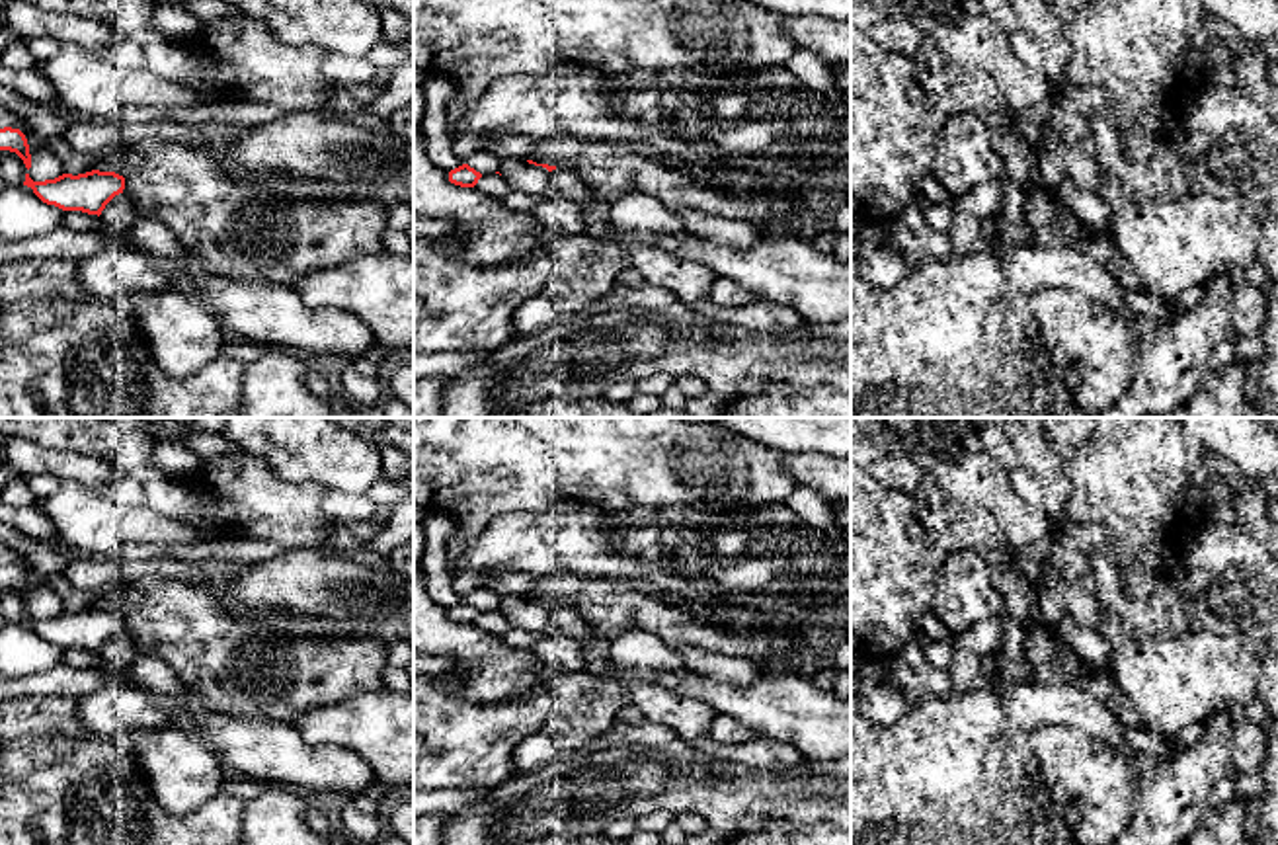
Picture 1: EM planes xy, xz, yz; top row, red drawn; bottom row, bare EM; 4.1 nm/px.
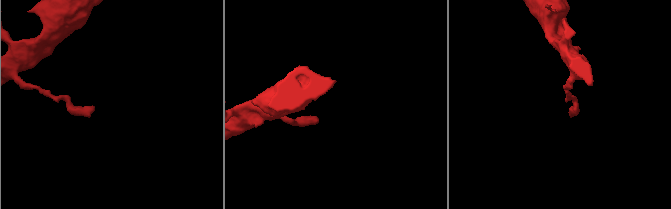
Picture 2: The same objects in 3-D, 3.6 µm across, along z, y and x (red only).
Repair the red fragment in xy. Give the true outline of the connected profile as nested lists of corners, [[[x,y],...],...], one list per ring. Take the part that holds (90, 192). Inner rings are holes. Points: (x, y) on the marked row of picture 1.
[[[92,170],[86,174],[62,174],[55,180],[33,181],[25,174],[23,185],[47,205],[62,211],[82,211],[88,215],[101,215],[105,205],[125,189],[125,178],[115,172]]]

